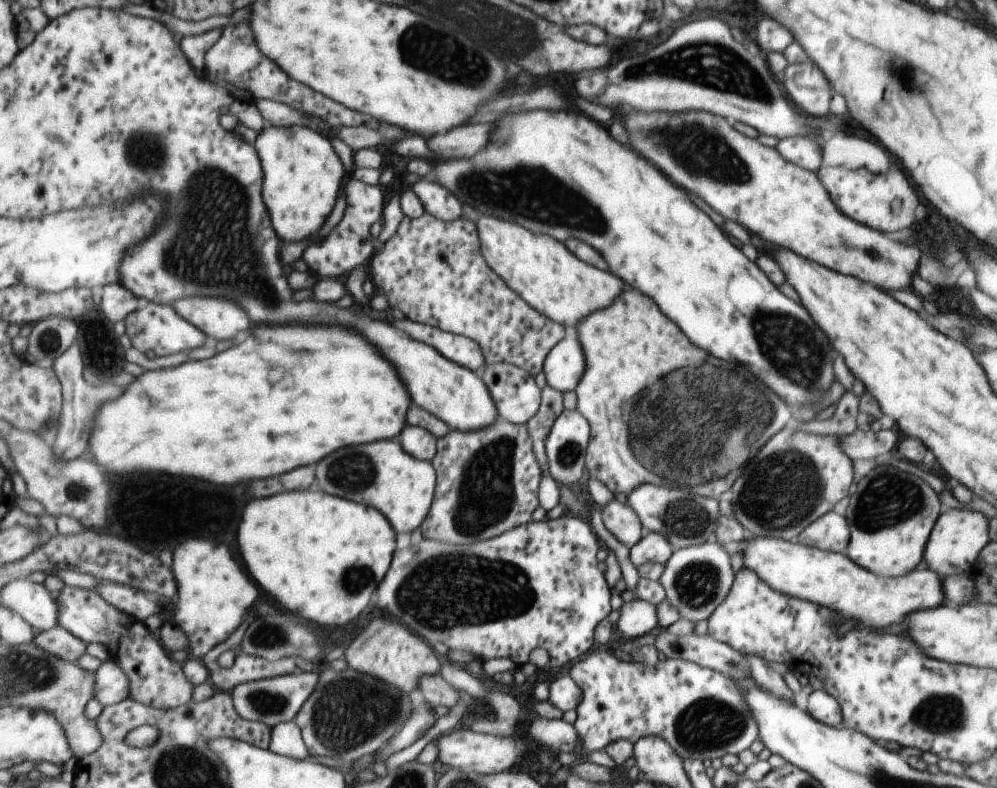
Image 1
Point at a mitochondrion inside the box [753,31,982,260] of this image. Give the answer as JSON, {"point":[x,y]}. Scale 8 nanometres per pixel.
{"point":[906,77]}

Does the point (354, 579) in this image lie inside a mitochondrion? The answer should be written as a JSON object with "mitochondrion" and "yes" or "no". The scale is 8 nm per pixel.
{"mitochondrion":"yes"}

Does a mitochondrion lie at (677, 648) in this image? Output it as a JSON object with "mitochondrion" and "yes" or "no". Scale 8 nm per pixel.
{"mitochondrion":"no"}

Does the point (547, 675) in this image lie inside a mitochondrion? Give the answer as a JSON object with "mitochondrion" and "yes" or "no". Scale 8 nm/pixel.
{"mitochondrion":"no"}

